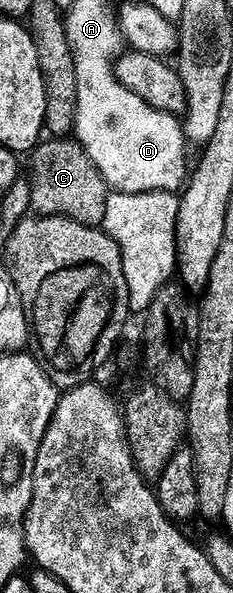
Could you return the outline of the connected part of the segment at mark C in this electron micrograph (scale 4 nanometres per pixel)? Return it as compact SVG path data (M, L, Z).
M47 139L34 150L35 174L31 177L32 214L41 217L67 217L71 221L95 223L105 204L103 176L95 170L83 146L75 139Z

